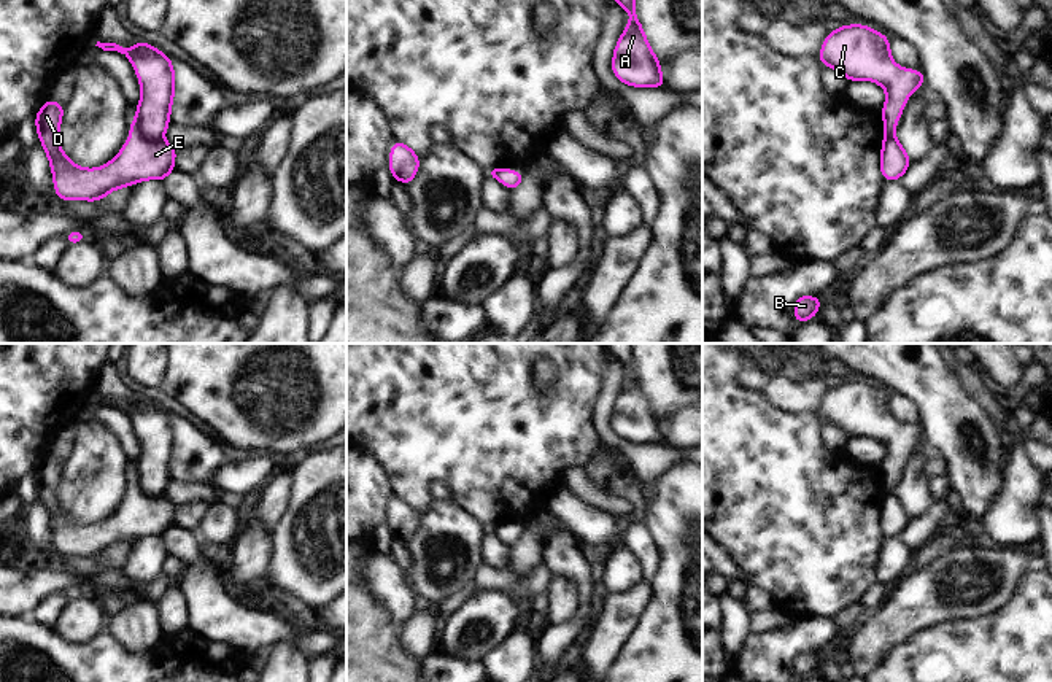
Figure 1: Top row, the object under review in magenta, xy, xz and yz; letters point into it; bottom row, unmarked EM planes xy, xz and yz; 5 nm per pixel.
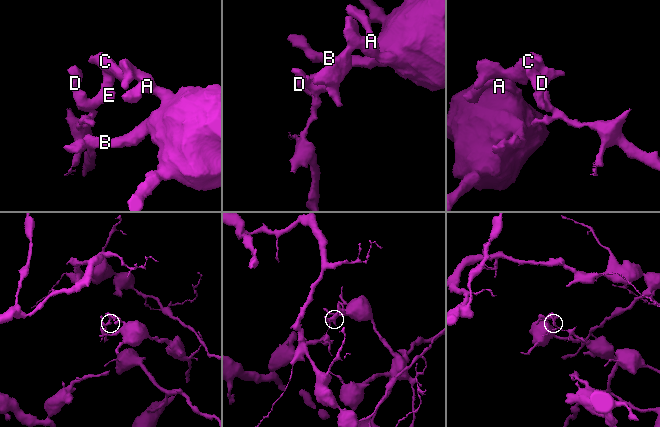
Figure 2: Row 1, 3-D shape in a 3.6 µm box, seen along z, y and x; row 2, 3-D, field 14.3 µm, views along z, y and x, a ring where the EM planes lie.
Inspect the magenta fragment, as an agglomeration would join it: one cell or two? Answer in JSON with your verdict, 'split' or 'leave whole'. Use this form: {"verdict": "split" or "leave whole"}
{"verdict": "split"}

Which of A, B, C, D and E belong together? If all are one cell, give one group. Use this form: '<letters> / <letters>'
A B C / D E

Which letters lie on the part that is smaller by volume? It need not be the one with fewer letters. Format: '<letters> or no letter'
D, E.

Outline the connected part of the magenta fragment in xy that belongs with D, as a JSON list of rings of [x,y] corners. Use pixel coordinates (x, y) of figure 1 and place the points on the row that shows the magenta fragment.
[[[48,99],[35,114],[38,138],[51,162],[54,191],[59,200],[102,200],[114,189],[145,180],[164,181],[175,172],[176,148],[168,141],[151,140],[138,118],[132,119],[130,135],[118,156],[100,169],[81,169],[62,151],[60,119],[65,107]]]

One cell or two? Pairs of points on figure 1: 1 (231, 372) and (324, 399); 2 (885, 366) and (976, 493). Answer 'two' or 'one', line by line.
1: one
2: one

